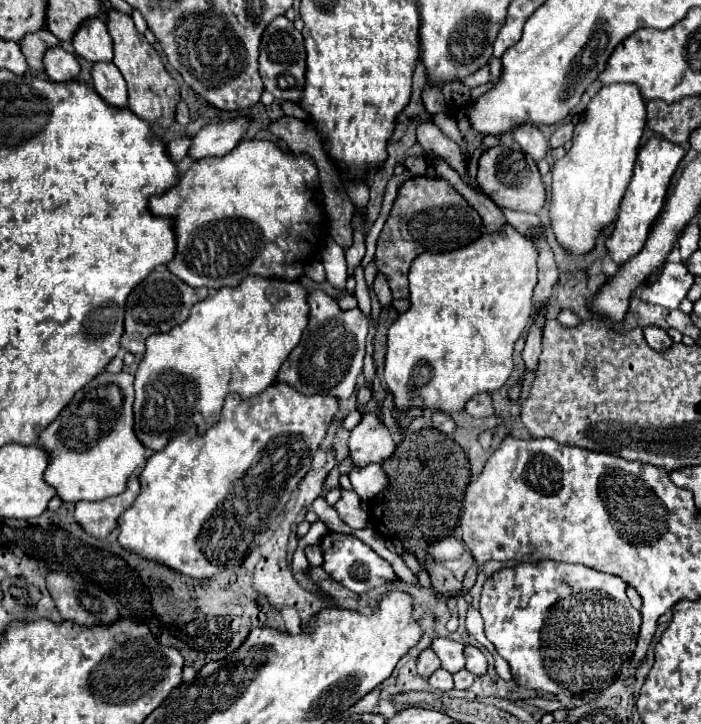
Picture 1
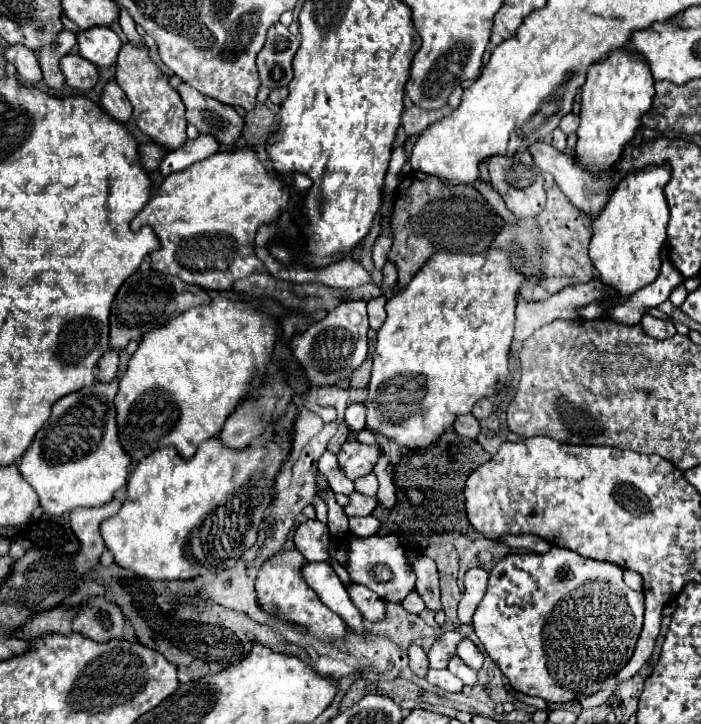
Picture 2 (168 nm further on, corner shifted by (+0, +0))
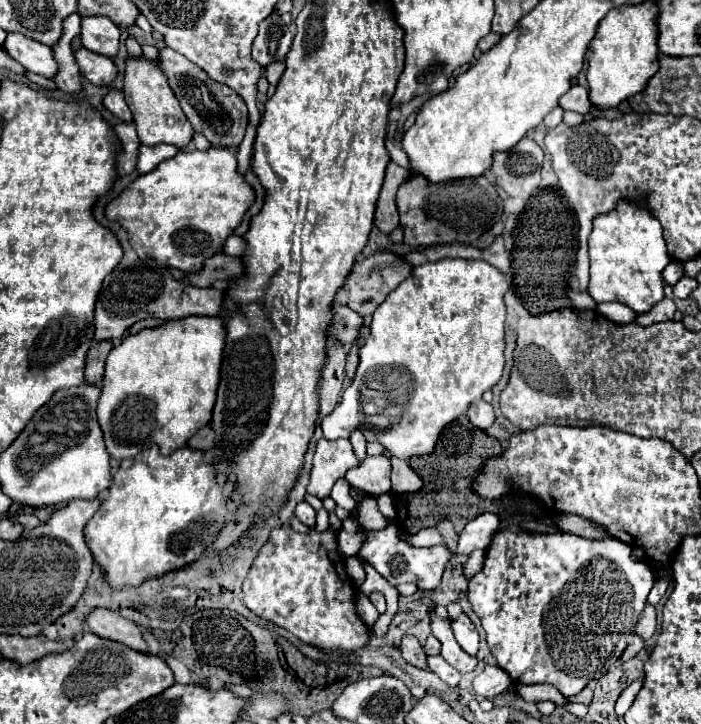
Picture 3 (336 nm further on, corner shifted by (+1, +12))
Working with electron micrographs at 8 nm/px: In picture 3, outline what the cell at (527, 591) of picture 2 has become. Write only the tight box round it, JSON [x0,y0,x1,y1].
[467,528,655,698]

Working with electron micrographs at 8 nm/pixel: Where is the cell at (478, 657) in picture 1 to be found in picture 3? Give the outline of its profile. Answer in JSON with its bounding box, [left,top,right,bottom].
[451,614,479,656]

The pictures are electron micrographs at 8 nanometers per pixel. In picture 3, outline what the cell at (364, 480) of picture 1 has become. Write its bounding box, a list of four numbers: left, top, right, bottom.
[345,456,391,496]

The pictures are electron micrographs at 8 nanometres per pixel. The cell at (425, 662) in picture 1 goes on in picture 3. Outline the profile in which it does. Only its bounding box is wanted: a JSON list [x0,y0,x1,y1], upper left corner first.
[399,636,427,670]

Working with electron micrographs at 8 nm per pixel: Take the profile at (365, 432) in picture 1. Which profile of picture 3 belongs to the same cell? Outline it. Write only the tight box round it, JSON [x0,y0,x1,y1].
[307,438,359,498]

